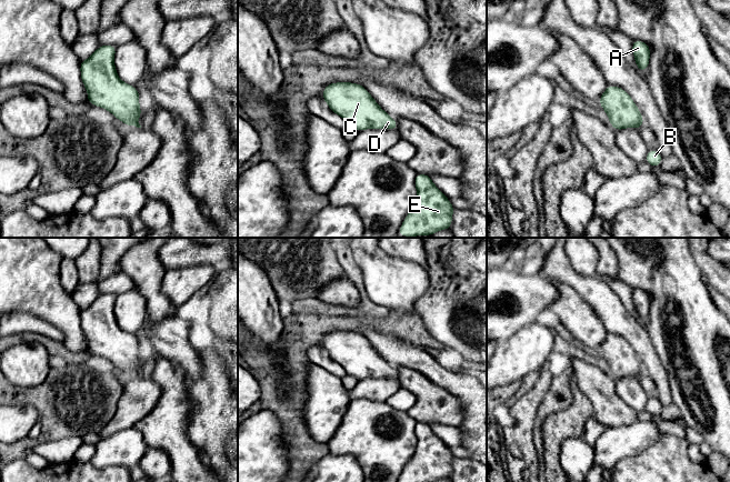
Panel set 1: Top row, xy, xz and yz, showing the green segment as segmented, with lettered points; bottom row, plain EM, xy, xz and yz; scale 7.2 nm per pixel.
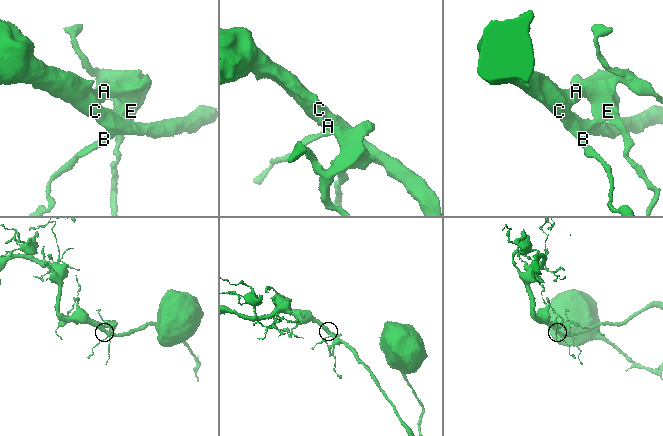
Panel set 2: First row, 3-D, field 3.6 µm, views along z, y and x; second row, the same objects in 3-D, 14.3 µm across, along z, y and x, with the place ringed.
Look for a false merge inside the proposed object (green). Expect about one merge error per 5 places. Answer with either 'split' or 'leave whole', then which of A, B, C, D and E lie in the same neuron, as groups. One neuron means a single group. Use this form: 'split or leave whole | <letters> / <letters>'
leave whole | A B C D E

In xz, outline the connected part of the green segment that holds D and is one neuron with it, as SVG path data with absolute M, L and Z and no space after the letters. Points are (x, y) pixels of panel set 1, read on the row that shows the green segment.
M333 82L323 88L322 100L358 132L367 129L398 131L398 121L388 114L368 90L353 82Z

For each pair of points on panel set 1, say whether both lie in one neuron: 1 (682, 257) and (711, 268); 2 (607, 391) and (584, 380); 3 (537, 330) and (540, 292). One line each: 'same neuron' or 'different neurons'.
1: different neurons
2: same neuron
3: different neurons

